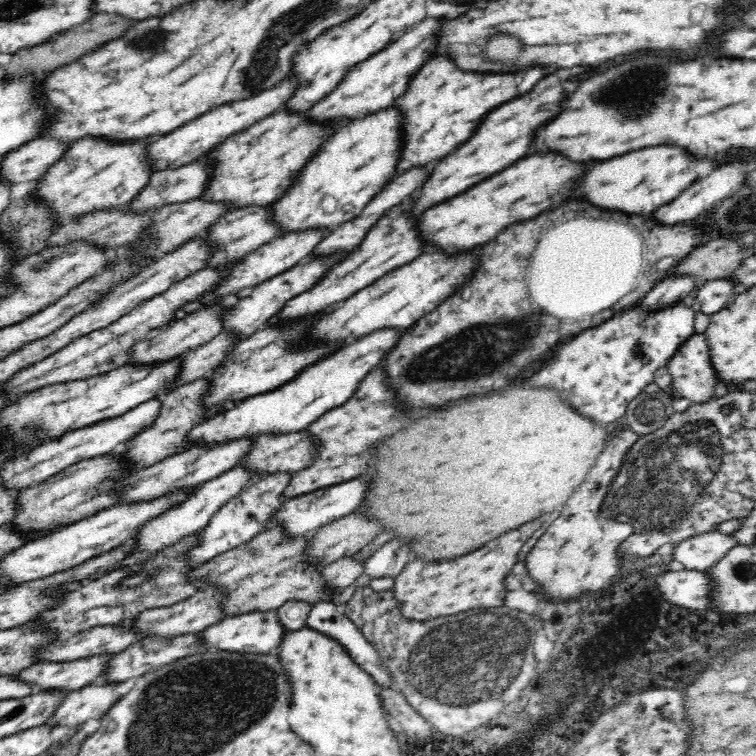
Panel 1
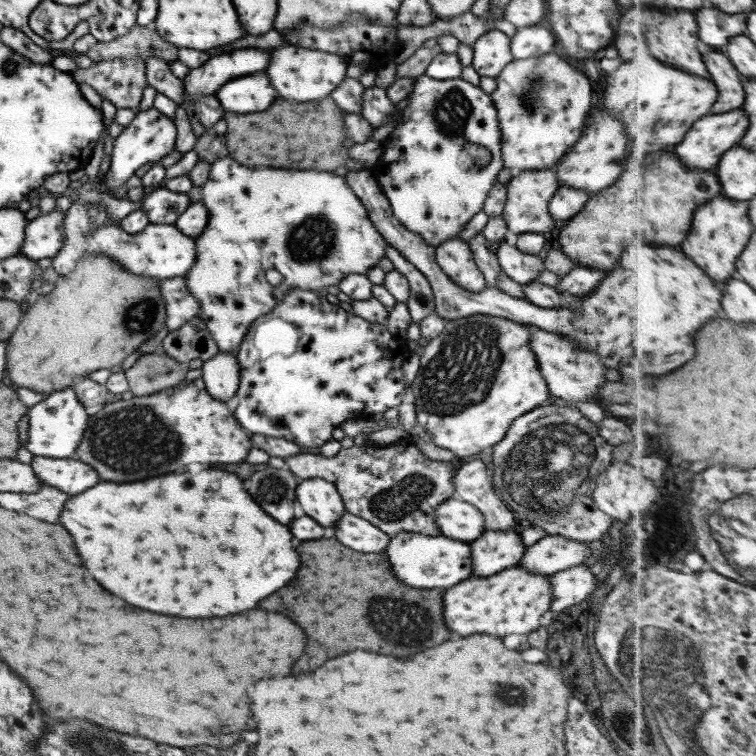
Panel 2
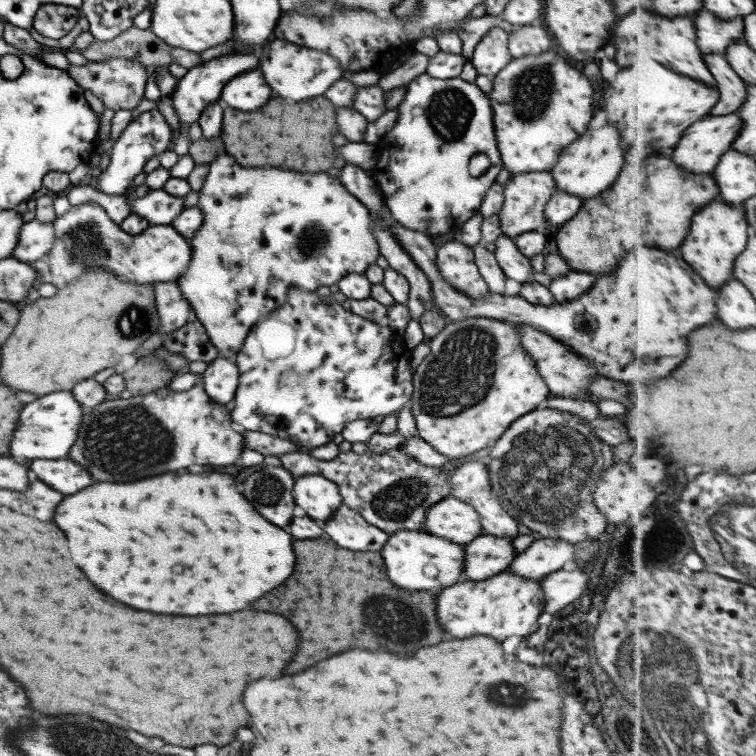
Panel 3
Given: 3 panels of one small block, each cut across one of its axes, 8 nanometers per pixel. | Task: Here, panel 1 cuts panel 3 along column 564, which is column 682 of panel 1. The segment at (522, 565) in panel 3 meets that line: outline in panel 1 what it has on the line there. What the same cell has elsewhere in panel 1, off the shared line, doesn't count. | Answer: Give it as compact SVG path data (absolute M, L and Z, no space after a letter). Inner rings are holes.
M718 530L679 542L673 548L674 558L688 570L710 570L730 550L740 545L732 534Z

